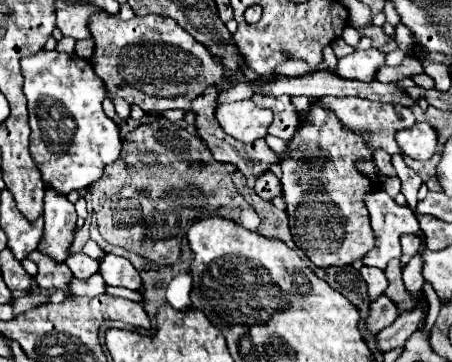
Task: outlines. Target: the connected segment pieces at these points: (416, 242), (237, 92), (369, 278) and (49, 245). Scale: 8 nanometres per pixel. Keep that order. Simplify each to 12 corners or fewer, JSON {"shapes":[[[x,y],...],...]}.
{"shapes":[[[402,235],[402,269],[422,249],[416,235]],[[241,83],[221,93],[217,104],[222,105],[255,94],[250,85]],[[360,269],[370,303],[386,291],[382,269]],[[52,189],[44,197],[44,237],[38,251],[68,259],[76,211]]]}

